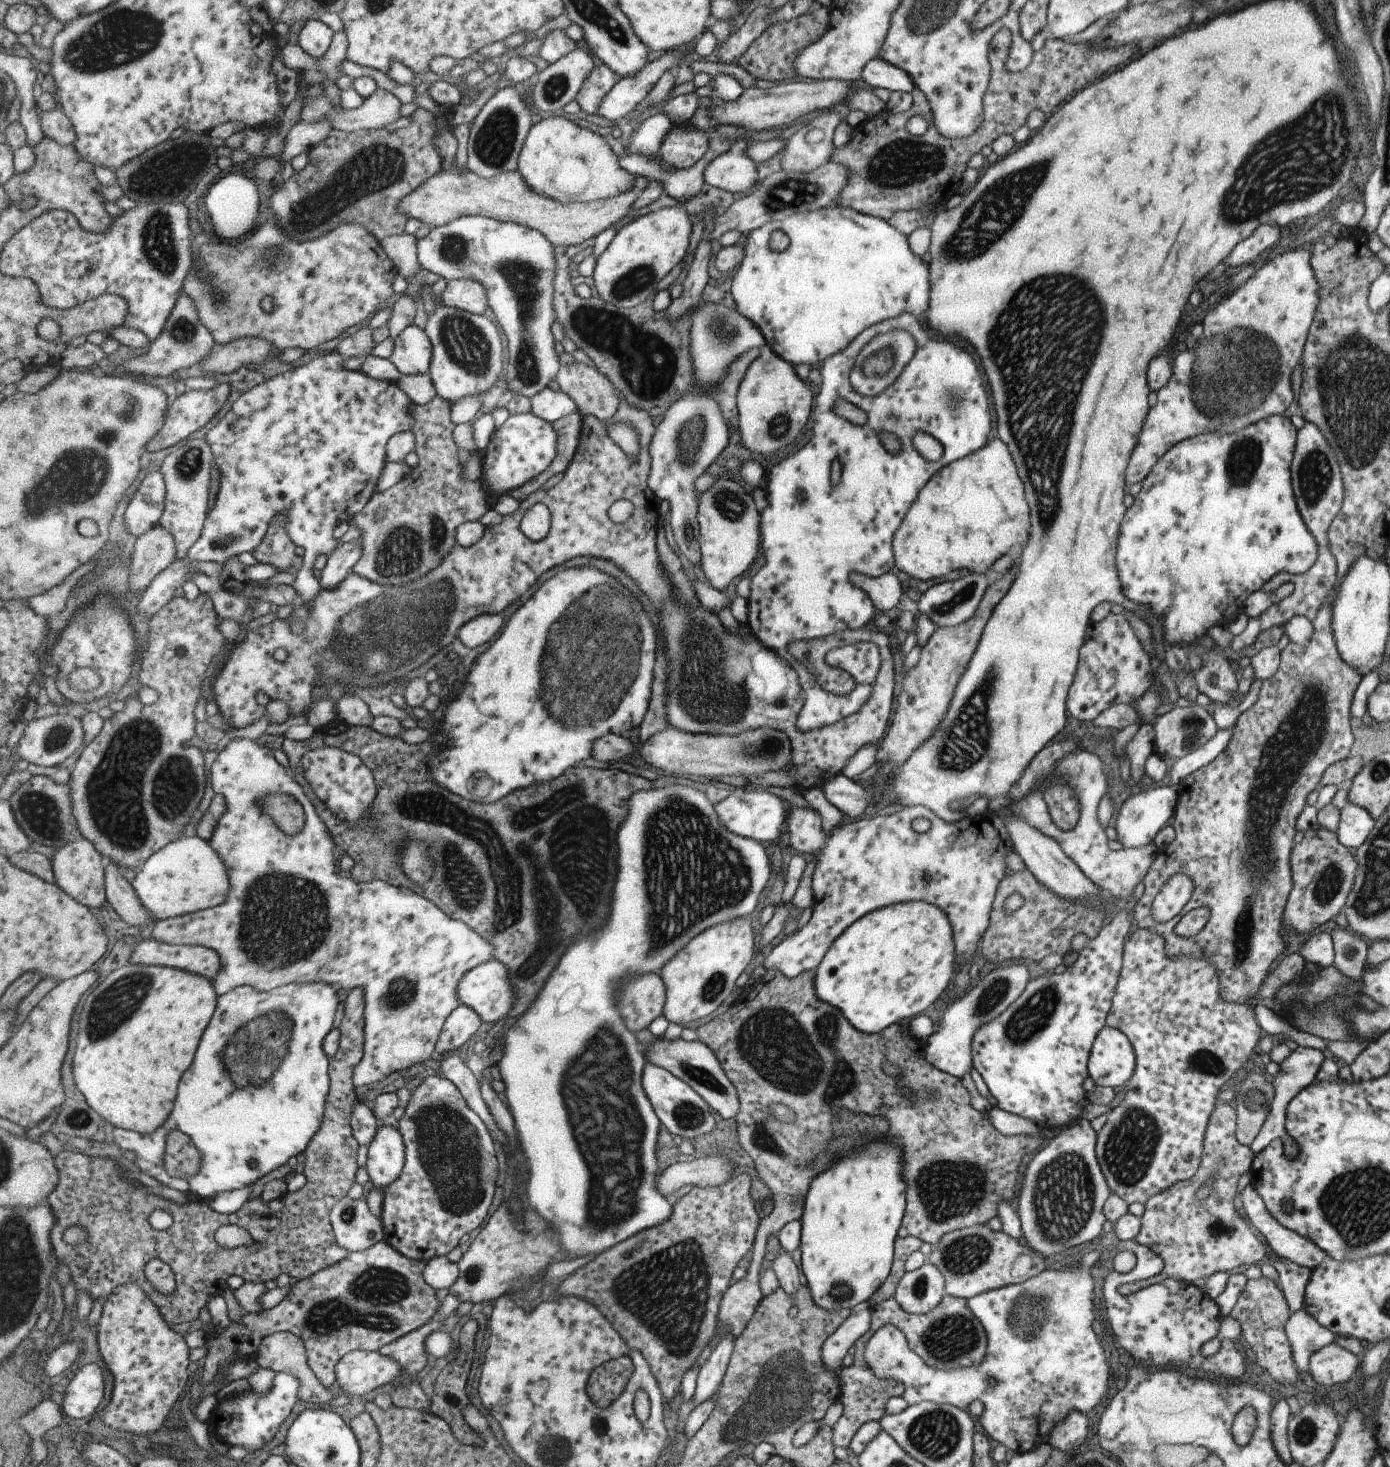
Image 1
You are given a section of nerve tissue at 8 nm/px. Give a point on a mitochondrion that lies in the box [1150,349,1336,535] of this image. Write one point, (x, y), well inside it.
(1243, 457)

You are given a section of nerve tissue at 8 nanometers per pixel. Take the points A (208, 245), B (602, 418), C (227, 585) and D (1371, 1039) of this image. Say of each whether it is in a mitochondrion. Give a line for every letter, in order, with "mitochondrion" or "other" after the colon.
A: other
B: other
C: other
D: other

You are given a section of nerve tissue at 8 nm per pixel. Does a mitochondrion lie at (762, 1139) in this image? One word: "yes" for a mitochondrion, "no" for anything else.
yes

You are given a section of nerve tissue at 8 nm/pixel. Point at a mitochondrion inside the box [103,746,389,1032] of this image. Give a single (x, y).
(293, 905)

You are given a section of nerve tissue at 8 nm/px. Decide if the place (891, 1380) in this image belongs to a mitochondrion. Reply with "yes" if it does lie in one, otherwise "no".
no

